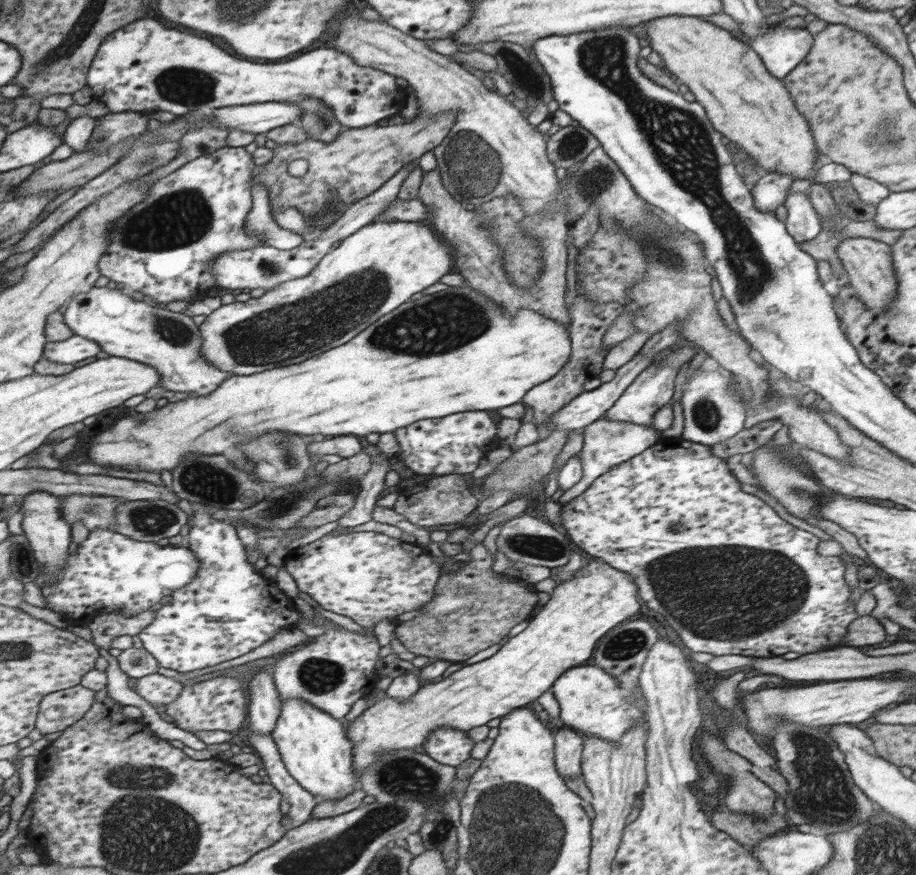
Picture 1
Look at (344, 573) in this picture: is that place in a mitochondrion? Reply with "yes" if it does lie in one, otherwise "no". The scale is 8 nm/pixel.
no

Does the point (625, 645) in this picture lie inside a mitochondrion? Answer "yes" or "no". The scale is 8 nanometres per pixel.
yes

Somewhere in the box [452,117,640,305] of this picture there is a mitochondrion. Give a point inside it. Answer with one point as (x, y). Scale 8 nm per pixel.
(599, 179)

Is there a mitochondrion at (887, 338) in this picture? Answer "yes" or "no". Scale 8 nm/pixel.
no

